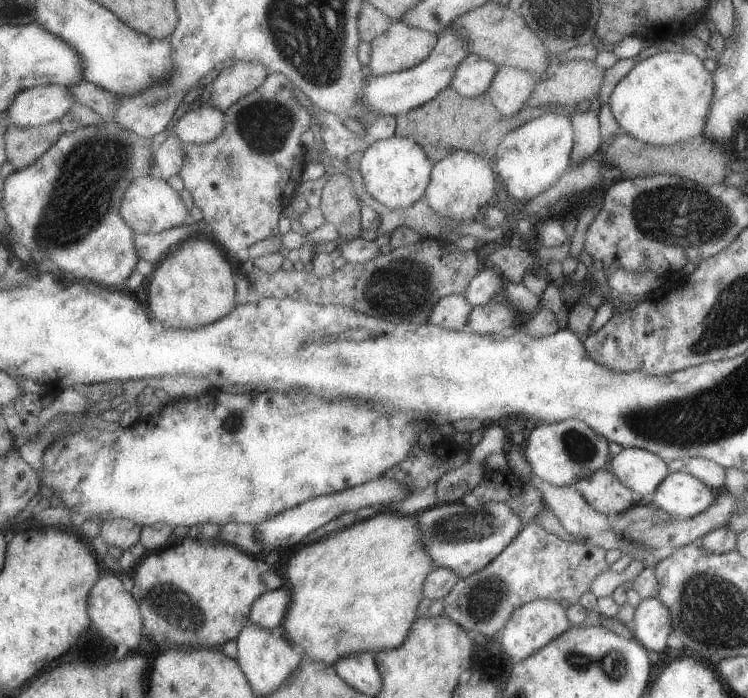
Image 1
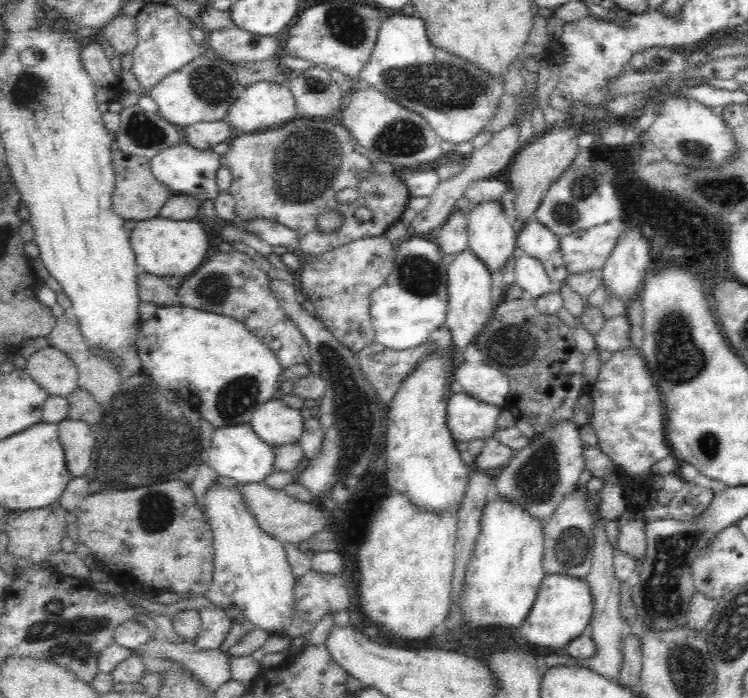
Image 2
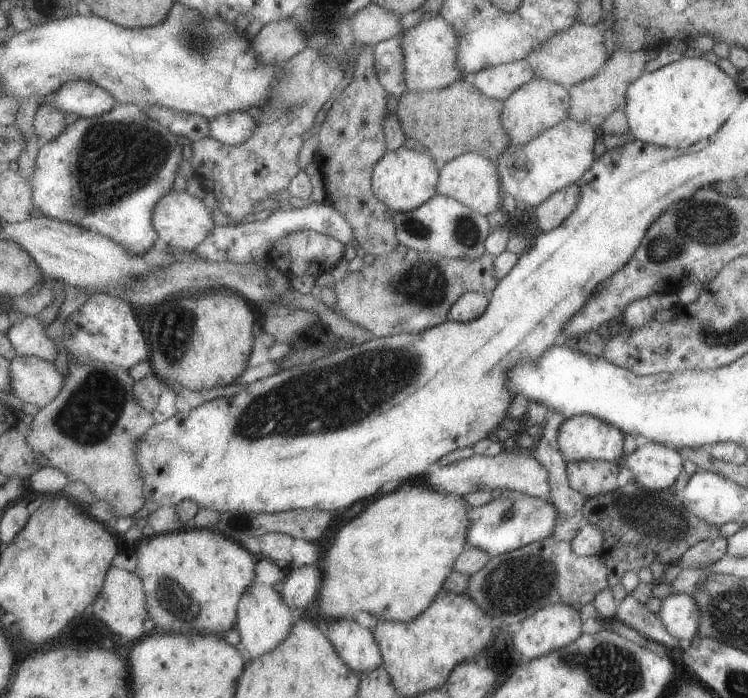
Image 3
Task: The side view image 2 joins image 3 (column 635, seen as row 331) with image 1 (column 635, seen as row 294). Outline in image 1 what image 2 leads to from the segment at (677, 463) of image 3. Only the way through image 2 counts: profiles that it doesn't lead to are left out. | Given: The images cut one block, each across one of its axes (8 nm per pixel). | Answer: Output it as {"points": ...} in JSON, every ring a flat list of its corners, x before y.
{"points":[[625,448,609,460,609,472,636,497,652,494,670,472,666,462,644,449]]}

